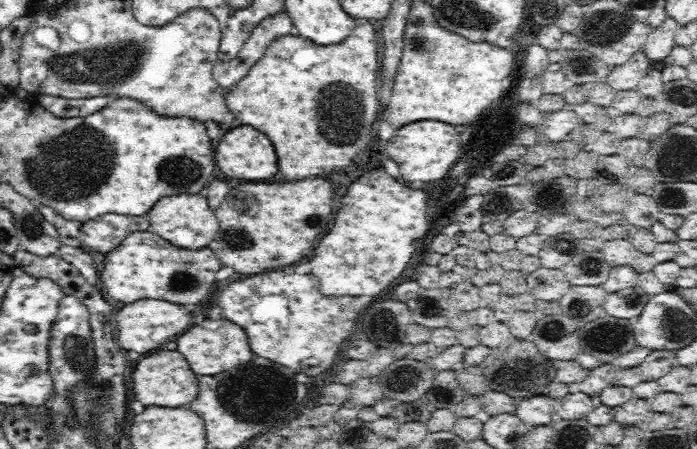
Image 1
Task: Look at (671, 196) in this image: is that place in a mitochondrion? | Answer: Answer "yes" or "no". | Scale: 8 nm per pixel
yes

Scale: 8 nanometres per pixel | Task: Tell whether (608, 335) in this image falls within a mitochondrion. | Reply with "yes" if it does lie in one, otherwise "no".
yes

